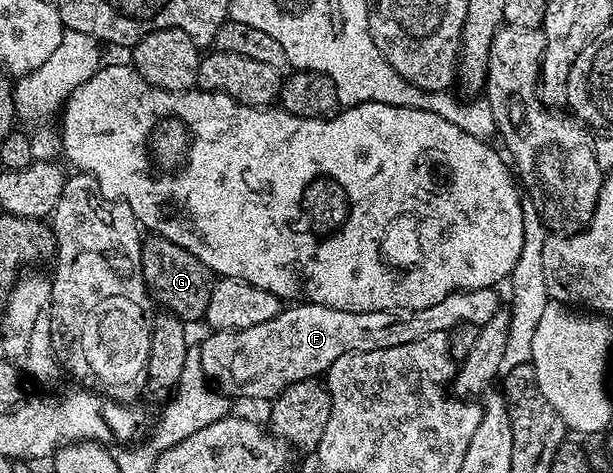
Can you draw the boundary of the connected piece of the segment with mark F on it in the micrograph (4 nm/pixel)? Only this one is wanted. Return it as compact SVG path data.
M491 288L488 290L458 290L454 294L444 296L444 300L438 301L436 304L428 304L428 308L416 308L415 310L377 310L376 312L344 312L340 308L328 308L321 306L315 302L303 301L301 304L290 304L278 313L272 320L268 320L264 324L256 324L249 326L243 330L219 330L217 332L207 333L207 338L203 340L202 346L198 350L200 356L200 364L204 368L207 379L221 393L234 398L266 398L265 400L273 400L278 397L280 392L284 392L284 388L288 388L292 384L296 384L300 380L308 380L309 378L318 378L325 375L326 370L332 364L336 364L336 360L340 360L340 356L348 356L352 352L376 352L380 348L396 348L400 344L408 344L420 340L420 336L428 336L432 332L440 332L446 334L451 330L455 330L458 326L463 326L465 322L473 326L481 328L485 322L492 320L494 314L499 313L500 306L498 306L497 289Z

